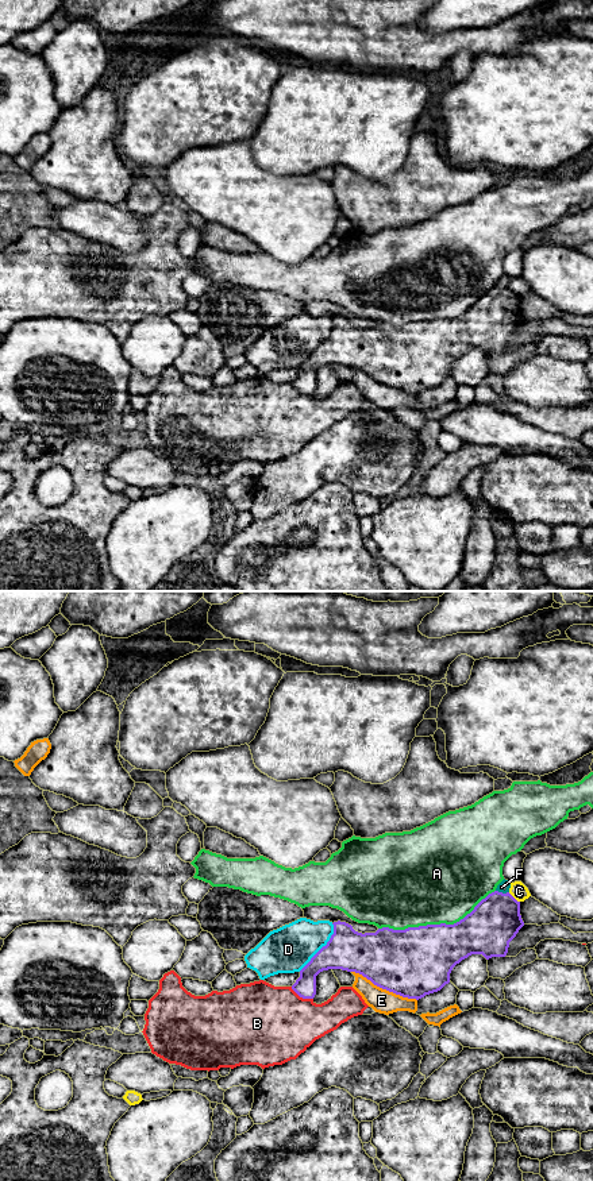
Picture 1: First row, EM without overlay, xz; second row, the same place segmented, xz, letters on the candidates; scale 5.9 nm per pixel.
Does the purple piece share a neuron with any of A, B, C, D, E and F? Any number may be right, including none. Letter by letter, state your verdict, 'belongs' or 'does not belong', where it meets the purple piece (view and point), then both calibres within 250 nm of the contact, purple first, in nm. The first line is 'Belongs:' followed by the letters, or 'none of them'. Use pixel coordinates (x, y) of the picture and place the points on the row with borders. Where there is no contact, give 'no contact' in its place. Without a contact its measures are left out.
Belongs: D
A: does not belong; contact xz (436, 925); calibres 420 and 480 nm
B: does not belong; contact xz (301, 996); calibres 130 and 460 nm
C: does not belong; contact xz (512, 896); calibres 300 and 100 nm
D: belongs; contact xz (322, 948); calibres 240 and 280 nm
E: does not belong; contact xz (384, 988); calibres 420 and 140 nm
F: does not belong; contact xz (501, 892); calibres 300 and 70 nm

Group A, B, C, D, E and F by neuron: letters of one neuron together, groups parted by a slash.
A / B / C / D / E / F

